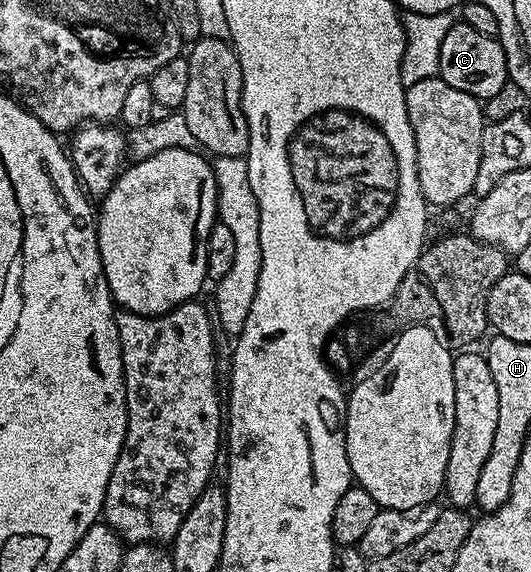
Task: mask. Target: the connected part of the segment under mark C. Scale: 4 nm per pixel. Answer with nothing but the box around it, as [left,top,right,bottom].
[437,22,507,102]

